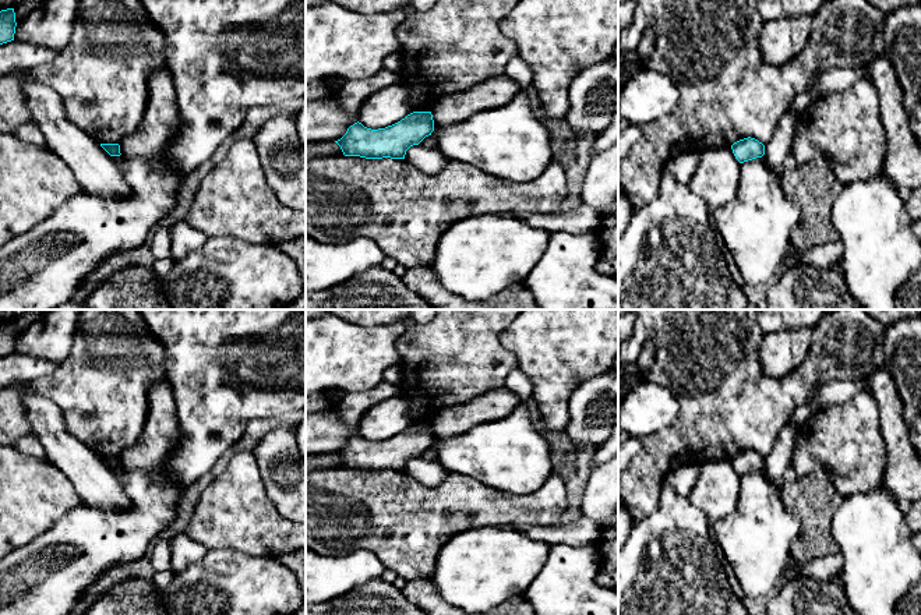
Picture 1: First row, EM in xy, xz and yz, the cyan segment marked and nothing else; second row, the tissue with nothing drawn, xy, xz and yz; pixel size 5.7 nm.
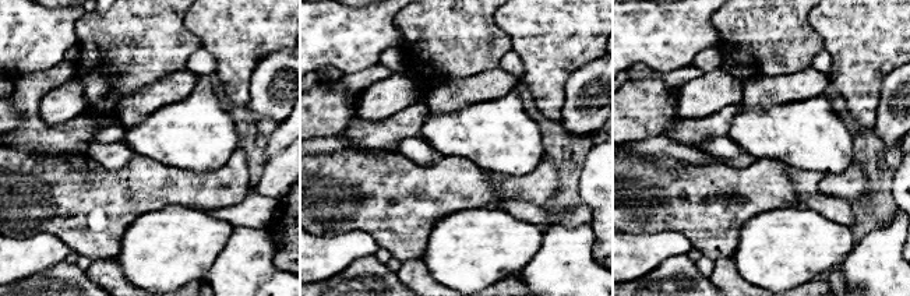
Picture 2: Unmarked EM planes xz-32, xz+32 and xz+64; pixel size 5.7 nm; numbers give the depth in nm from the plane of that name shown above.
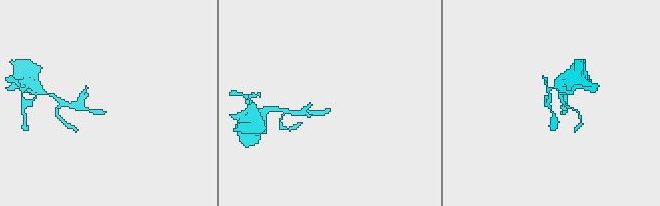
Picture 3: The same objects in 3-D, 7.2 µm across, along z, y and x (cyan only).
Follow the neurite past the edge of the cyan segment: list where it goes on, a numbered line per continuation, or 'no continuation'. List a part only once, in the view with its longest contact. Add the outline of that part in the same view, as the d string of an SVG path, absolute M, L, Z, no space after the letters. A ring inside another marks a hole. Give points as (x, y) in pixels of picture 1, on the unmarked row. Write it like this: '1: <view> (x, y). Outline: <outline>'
no continuation

